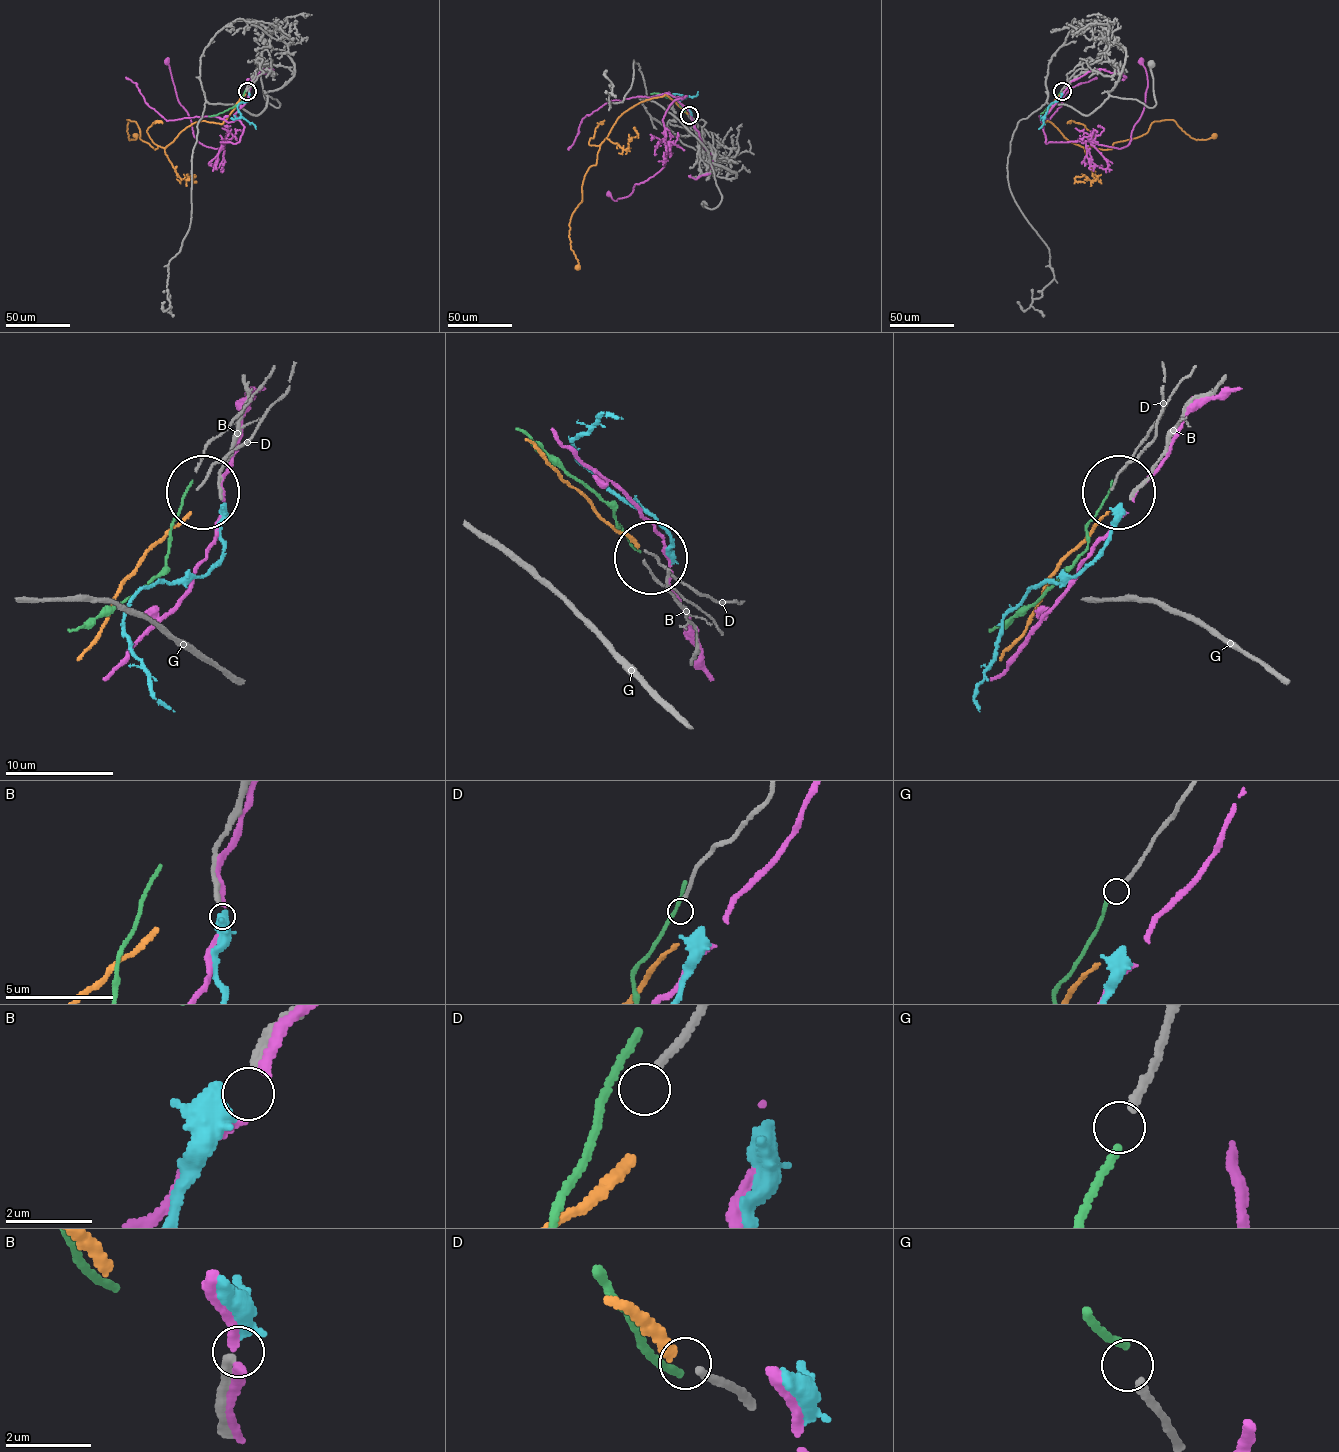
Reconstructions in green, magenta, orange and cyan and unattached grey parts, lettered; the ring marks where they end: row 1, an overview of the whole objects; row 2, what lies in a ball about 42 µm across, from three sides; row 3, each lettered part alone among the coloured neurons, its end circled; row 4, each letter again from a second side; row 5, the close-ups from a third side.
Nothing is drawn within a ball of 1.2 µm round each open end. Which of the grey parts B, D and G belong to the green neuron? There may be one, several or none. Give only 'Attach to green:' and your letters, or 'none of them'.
Attach to green: G

